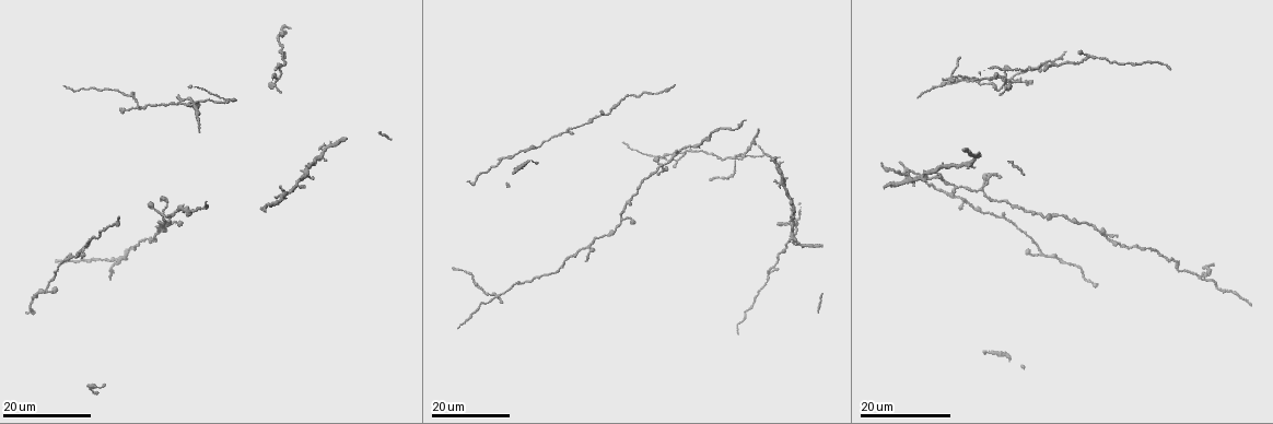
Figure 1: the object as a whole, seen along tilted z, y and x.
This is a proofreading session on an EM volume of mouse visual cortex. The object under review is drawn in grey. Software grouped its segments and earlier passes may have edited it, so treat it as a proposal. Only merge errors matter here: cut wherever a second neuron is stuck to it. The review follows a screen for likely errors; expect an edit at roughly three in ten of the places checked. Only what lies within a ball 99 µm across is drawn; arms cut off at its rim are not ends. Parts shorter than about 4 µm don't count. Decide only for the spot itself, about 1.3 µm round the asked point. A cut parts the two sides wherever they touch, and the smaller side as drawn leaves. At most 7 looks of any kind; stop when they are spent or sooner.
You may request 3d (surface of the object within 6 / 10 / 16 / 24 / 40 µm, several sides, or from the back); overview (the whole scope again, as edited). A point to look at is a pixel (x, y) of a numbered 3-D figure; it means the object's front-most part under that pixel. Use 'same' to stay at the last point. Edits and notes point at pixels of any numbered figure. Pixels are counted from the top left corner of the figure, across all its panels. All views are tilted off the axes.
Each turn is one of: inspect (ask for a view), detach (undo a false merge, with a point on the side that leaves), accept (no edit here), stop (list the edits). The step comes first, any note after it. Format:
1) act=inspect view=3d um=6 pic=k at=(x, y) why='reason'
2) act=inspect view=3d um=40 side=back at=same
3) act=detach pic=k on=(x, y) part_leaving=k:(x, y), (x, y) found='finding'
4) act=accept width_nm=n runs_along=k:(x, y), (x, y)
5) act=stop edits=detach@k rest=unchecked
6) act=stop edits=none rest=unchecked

act=inspect view=3d um=24 pic=1 at=(997, 88) why='sudden change in width'

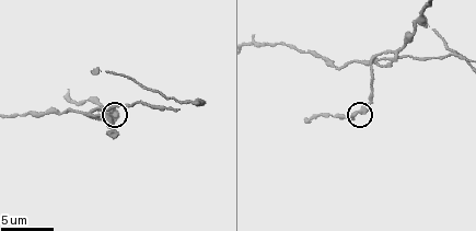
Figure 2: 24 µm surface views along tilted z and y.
act=inspect view=3d um=6 pic=2 at=(353, 114)

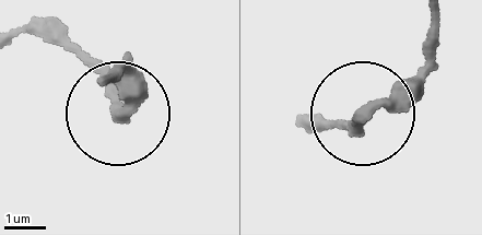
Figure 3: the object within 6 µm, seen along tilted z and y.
act=accept runs_along=3:(102, 80), (128, 72), (120, 108), (62, 22) found='all the same neuron'

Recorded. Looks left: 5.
act=inspect view=3d um=16 pic=1 at=(1198, 280) why='branch point'

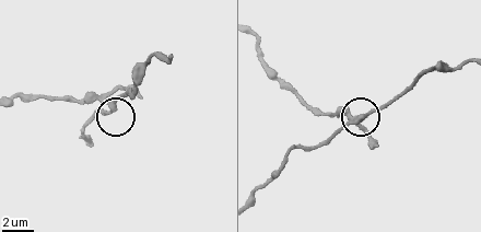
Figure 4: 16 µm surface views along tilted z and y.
act=inspect view=3d um=6 pic=4 at=(360, 121)

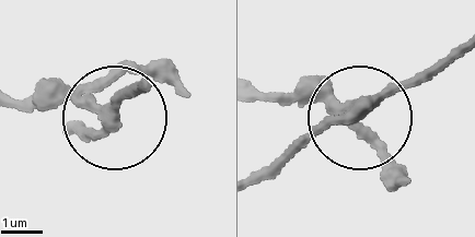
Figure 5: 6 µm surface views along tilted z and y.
act=inspect view=3d um=6 side=back pic=5 at=(106, 119)

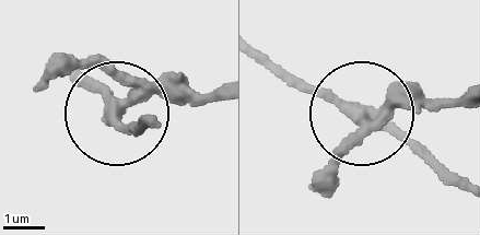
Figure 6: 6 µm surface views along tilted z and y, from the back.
act=detach pic=6 on=(201, 104) arms=3 part_leaving=6:(153, 91), (214, 94) found='two neurons meet here'

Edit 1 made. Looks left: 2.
act=inspect view=3d um=16 pic=1 at=(161, 216)

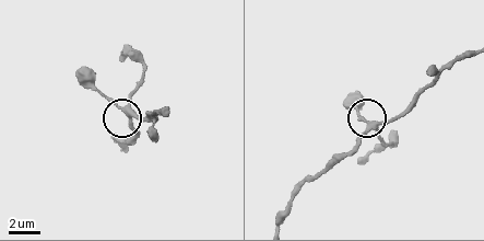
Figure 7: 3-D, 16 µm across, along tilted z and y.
act=inspect view=3d um=6 pic=7 at=(130, 116)

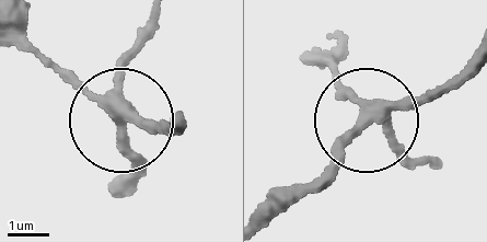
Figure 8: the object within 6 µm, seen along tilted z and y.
act=accept runs_along=8:(169, 124), (125, 114), (128, 67), (149, 23) found='all the same neuron'

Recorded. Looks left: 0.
act=stop edits=detach@6 rest=unchecked

